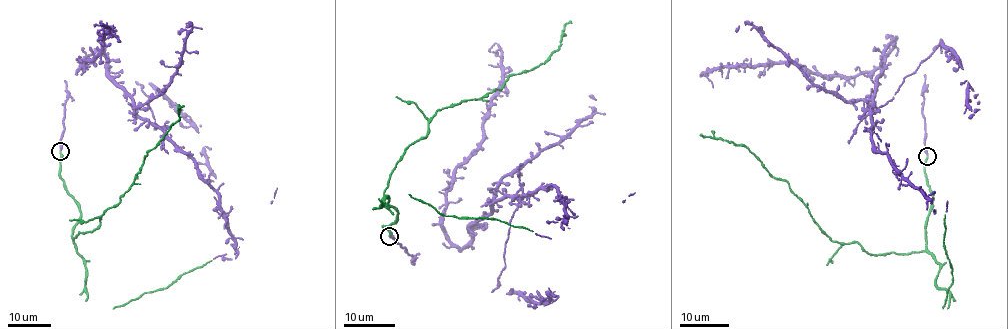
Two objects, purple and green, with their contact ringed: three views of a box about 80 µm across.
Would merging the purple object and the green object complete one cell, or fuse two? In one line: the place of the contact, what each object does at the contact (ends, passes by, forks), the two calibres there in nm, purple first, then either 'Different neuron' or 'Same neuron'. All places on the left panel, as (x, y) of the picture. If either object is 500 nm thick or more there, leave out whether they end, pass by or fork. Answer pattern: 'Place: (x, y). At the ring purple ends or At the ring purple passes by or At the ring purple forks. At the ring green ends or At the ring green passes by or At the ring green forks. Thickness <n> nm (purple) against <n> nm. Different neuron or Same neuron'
Place: (60, 151). At the ring purple ends. At the ring green ends. Thickness 320 nm (purple) against 220 nm. Same neuron

